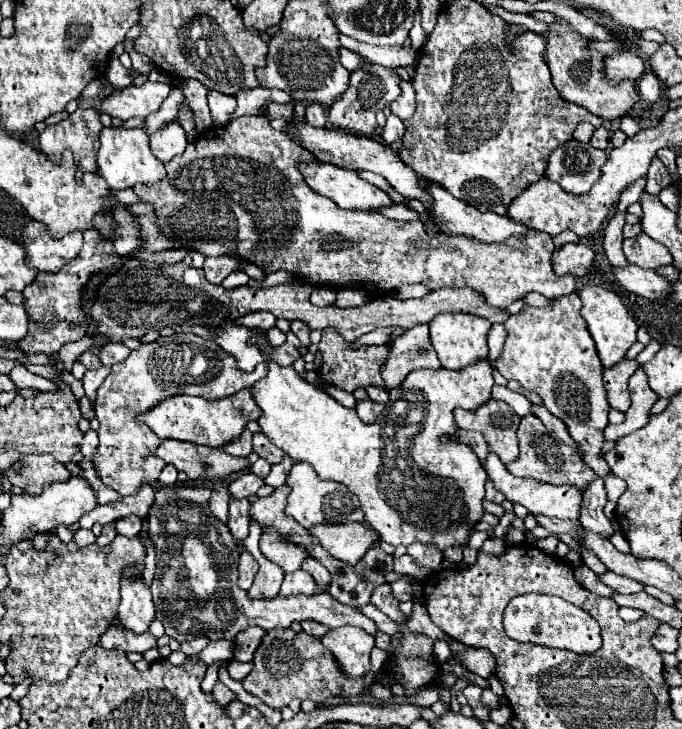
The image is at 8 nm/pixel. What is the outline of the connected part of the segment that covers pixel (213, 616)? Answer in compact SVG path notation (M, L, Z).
M164 487L156 491L156 501L148 513L148 533L150 539L156 545L156 575L152 579L152 595L156 605L156 619L162 621L166 635L174 637L178 641L192 641L196 637L208 637L210 641L228 639L234 641L234 637L244 631L250 625L260 625L262 629L276 629L276 627L290 627L294 621L318 621L330 629L344 627L344 625L356 625L362 627L366 633L376 637L378 627L372 619L368 619L358 607L342 605L336 601L330 593L314 593L314 595L294 595L294 597L274 597L274 599L248 599L246 591L238 585L238 559L240 549L230 533L230 529L220 523L212 511L208 509L210 489L208 487Z

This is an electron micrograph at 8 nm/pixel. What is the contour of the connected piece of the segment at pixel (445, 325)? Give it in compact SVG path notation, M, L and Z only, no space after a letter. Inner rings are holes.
M444 313L430 323L430 343L438 353L442 367L450 371L458 371L468 365L474 365L476 361L482 361L488 355L488 345L486 345L488 331L490 331L490 323L484 321L484 317L472 317L466 313L458 313L458 315Z

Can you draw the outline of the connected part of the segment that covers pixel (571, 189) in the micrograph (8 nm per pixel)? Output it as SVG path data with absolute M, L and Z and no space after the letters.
M570 139L552 151L546 177L560 183L568 193L580 195L590 191L590 187L598 181L604 163L606 153L602 149Z

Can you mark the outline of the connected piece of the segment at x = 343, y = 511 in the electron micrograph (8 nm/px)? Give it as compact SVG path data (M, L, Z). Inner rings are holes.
M298 461L292 465L286 487L290 487L288 503L286 503L286 515L294 517L302 527L312 527L318 523L348 523L348 521L362 521L362 509L358 503L358 497L342 483L336 481L322 481L316 477L316 471L310 463Z

